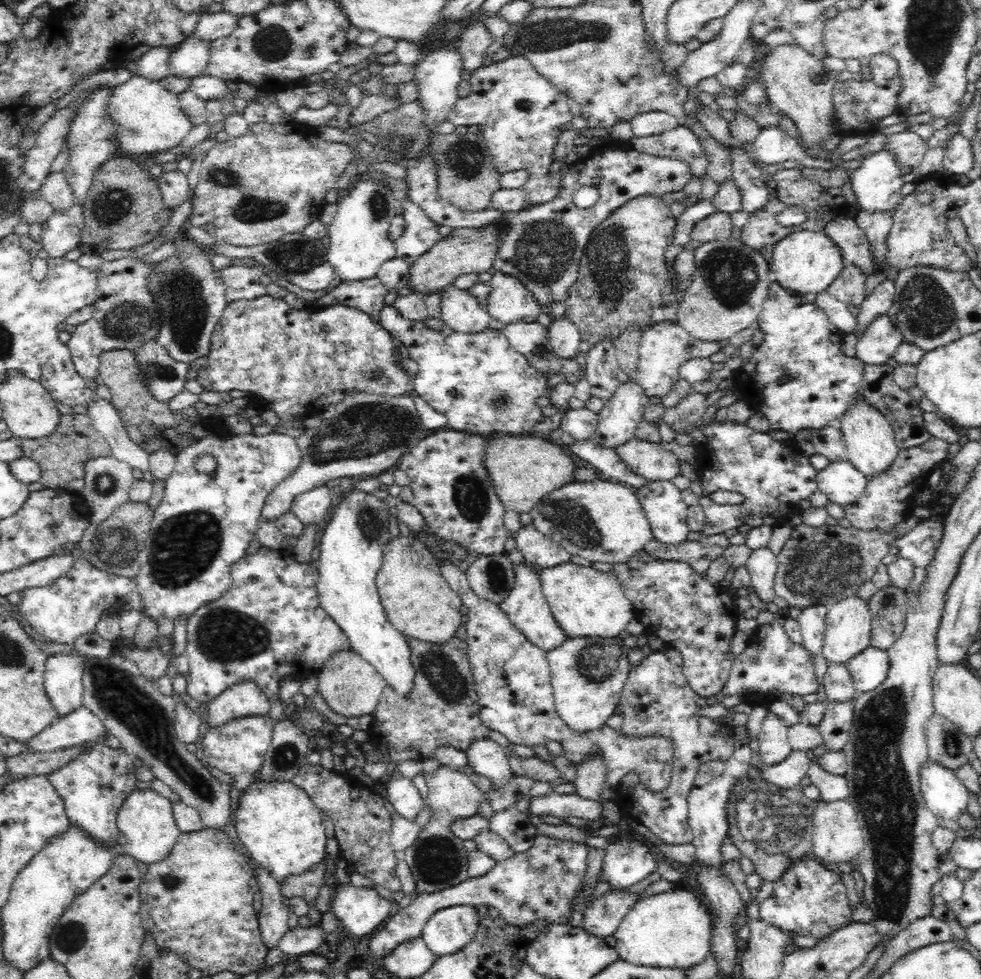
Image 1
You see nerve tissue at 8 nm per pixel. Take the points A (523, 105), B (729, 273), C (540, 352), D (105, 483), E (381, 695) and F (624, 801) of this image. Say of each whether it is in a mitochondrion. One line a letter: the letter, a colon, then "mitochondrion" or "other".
A: other
B: mitochondrion
C: mitochondrion
D: mitochondrion
E: other
F: other

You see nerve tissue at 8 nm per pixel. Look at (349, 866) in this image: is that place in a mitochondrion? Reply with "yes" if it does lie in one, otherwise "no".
no

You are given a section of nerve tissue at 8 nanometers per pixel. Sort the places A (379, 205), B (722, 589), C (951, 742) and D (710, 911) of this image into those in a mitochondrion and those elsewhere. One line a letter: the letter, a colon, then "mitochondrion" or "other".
A: mitochondrion
B: other
C: mitochondrion
D: other

